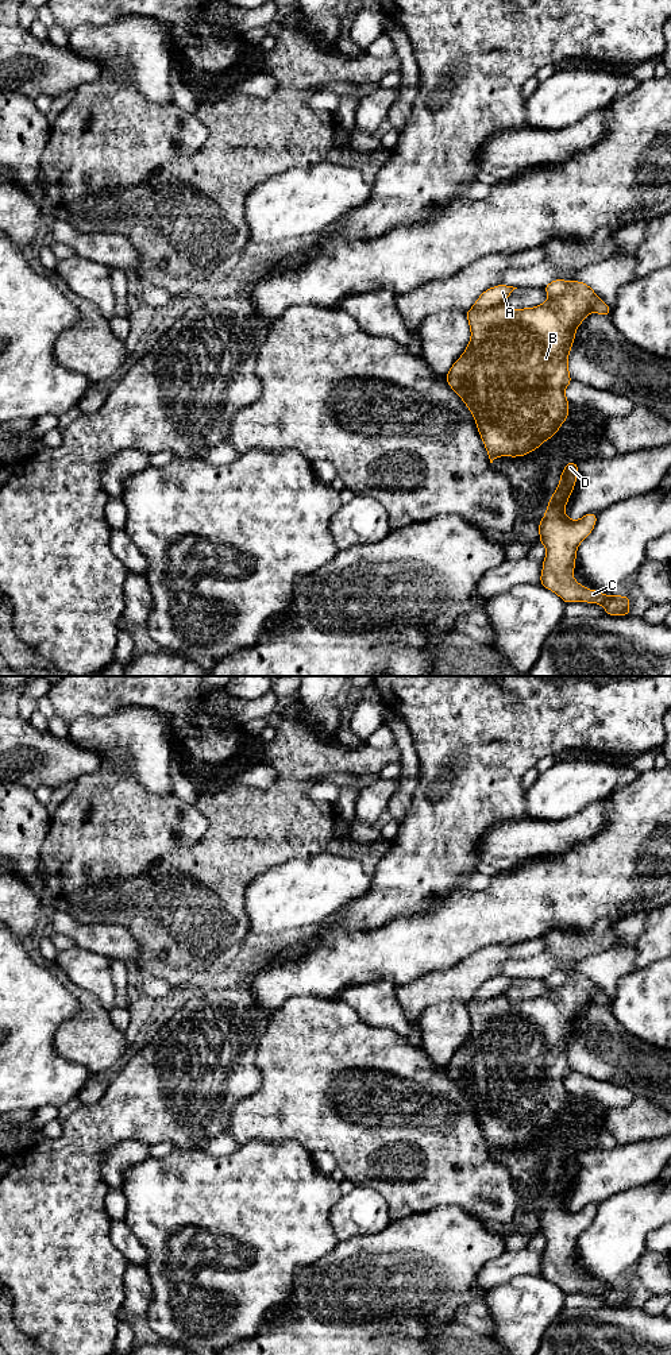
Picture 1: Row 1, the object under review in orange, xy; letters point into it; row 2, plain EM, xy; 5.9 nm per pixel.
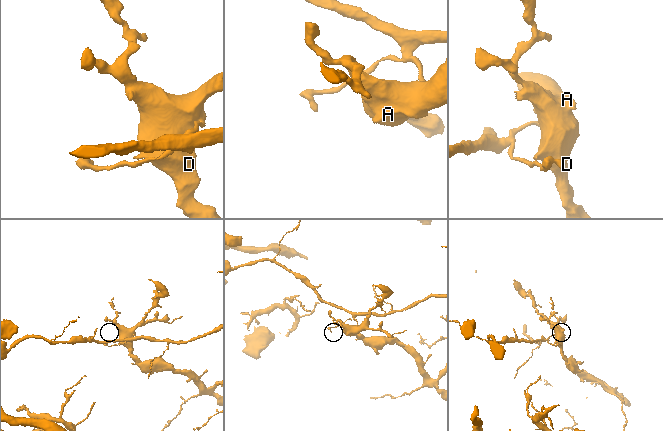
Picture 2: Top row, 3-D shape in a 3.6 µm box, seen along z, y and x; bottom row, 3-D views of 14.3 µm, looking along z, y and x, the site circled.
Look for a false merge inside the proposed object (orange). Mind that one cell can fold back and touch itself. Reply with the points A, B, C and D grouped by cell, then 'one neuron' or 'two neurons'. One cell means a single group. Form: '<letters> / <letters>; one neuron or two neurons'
A / B C D; two neurons

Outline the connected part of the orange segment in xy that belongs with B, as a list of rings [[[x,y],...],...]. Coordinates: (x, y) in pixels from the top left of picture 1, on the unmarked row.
[[[570,972],[570,983],[535,999],[513,1000],[505,995],[466,1004],[471,1030],[446,1066],[474,1105],[490,1154],[498,1147],[525,1147],[558,1124],[568,1109],[564,1080],[572,1073],[568,1045],[581,1014],[599,988],[583,973]]]

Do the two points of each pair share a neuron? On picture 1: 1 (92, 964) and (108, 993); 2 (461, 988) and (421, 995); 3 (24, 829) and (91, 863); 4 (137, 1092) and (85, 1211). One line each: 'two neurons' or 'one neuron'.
1: one neuron
2: one neuron
3: two neurons
4: one neuron

